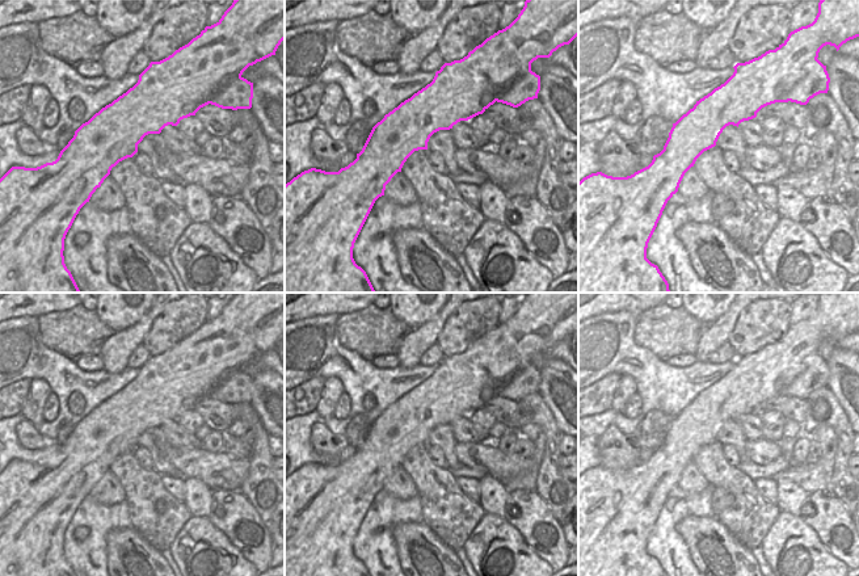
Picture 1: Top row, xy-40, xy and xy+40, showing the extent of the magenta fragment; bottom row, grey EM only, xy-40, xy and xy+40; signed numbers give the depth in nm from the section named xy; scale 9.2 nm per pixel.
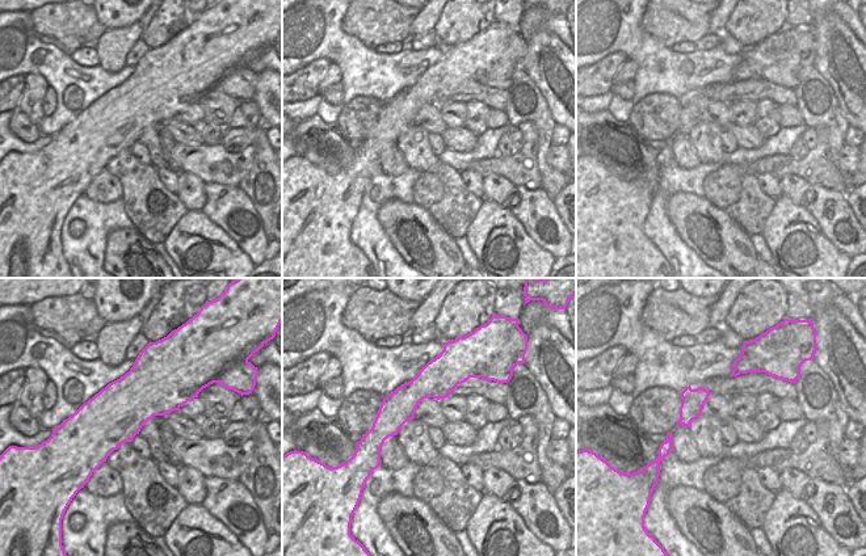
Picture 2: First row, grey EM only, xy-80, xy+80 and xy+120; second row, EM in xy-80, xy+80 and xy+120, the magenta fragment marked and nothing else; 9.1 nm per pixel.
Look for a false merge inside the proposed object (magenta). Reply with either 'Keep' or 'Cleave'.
Cleave

